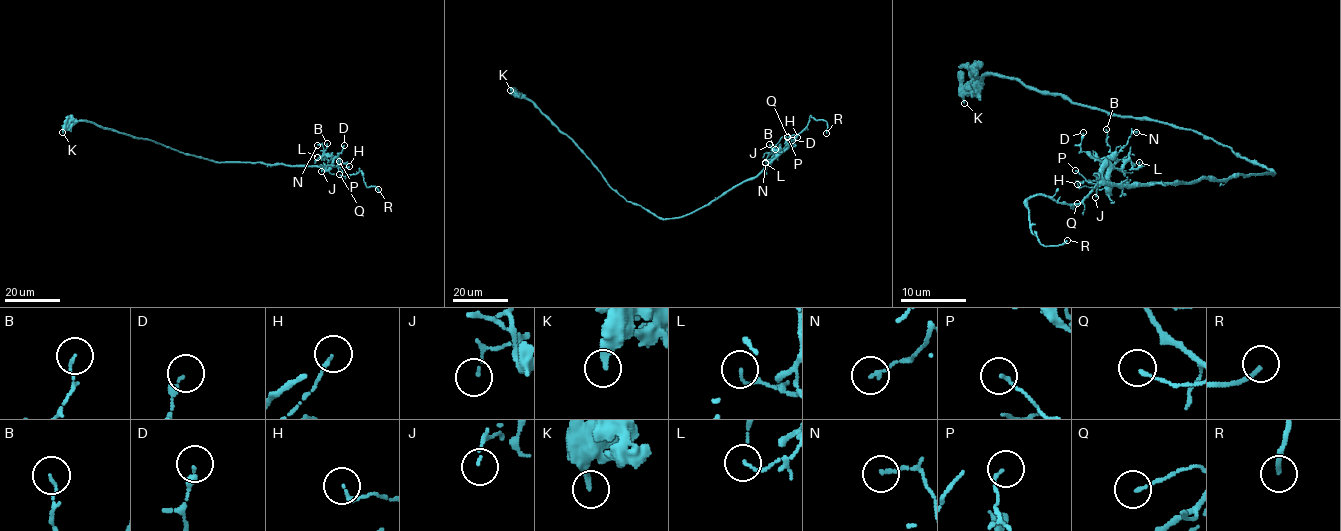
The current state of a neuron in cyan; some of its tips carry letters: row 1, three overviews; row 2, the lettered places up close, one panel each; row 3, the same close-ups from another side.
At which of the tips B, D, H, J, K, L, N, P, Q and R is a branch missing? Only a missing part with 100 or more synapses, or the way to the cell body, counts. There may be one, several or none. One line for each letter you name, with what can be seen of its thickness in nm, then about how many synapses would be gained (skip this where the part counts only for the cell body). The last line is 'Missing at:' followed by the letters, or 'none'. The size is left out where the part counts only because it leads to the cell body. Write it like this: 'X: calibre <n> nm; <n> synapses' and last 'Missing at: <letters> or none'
R: calibre 160 nm
Missing at: R

